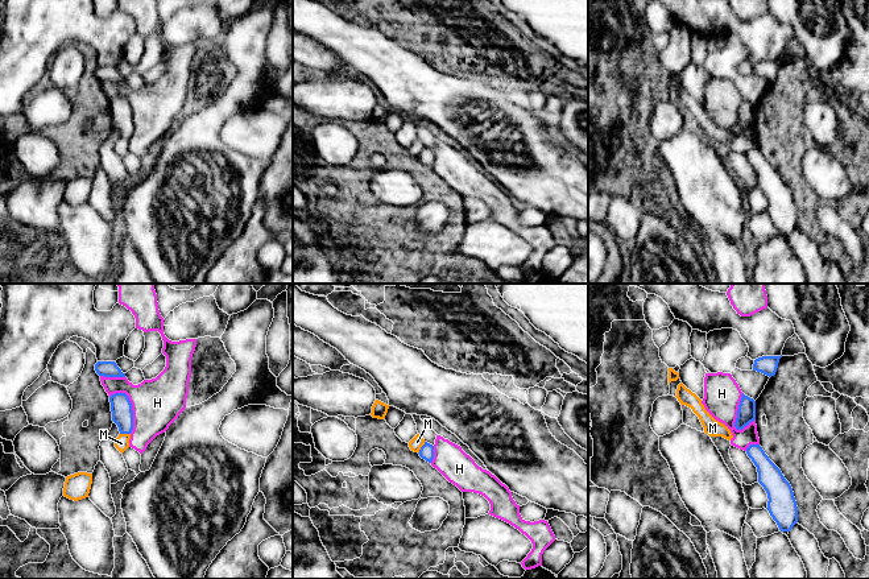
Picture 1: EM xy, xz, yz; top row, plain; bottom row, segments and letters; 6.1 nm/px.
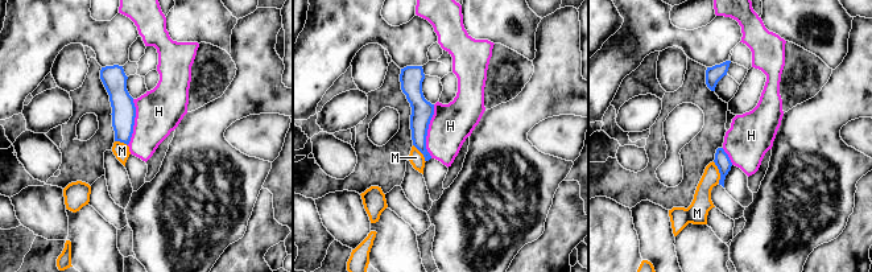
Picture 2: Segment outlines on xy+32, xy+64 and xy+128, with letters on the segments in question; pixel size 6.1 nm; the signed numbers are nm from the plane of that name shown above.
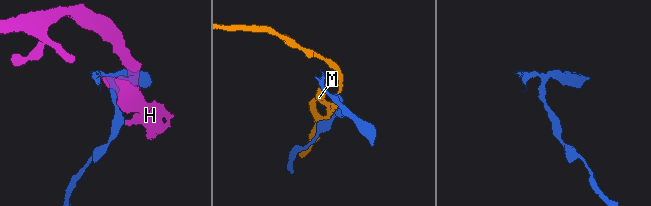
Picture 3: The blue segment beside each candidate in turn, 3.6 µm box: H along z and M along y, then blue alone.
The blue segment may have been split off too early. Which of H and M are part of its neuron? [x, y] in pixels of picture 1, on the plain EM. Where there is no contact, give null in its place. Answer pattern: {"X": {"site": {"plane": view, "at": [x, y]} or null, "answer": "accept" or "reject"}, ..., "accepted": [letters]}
{"H": {"site": {"plane": "xy", "at": [131, 114]}, "answer": "reject"}, "M": {"site": {"plane": "xz", "at": [421, 152]}, "answer": "reject"}, "accepted": []}

